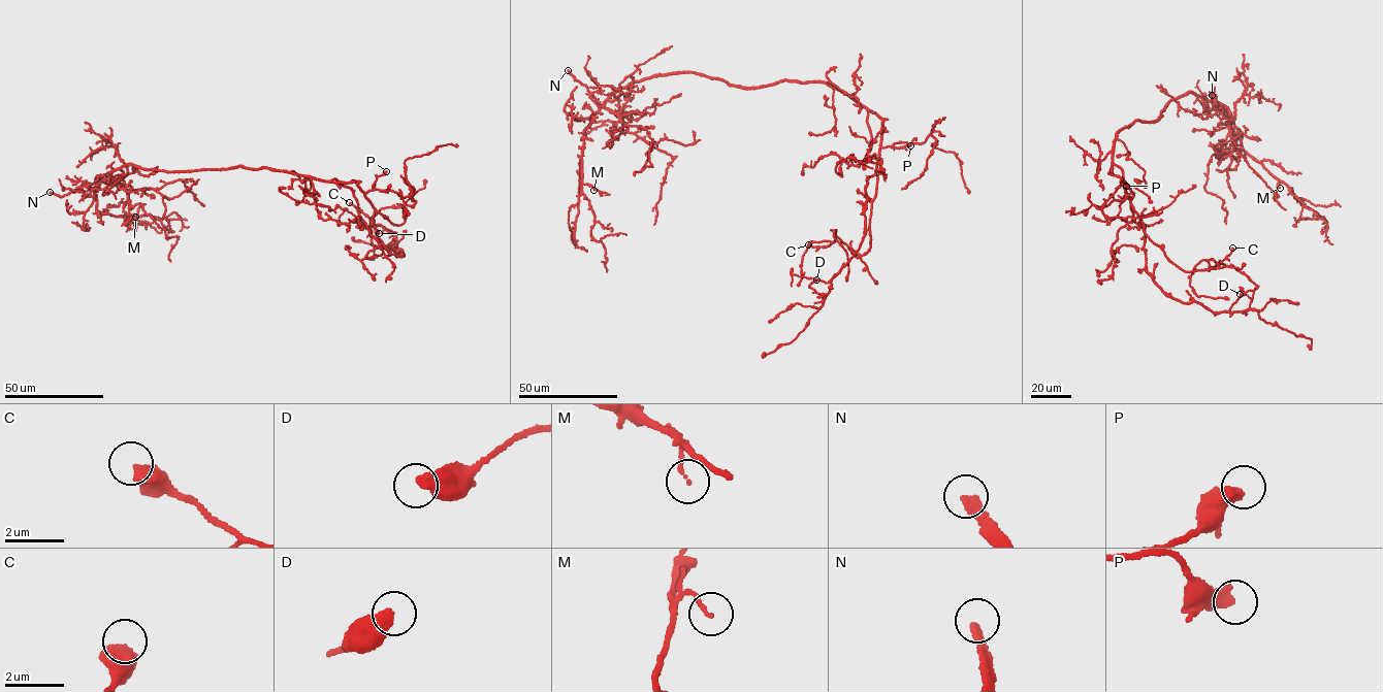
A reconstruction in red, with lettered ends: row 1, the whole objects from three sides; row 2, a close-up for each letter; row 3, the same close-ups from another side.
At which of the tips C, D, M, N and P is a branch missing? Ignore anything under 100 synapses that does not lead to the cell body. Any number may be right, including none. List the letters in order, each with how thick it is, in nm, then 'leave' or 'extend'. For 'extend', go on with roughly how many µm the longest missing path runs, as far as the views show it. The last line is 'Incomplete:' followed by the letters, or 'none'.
C: calibre 600 nm; leave
D: calibre 550 nm; leave
M: calibre 100 nm; leave
N: calibre 320 nm; extend; missing 45 µm
P: calibre 480 nm; leave
Incomplete: N

